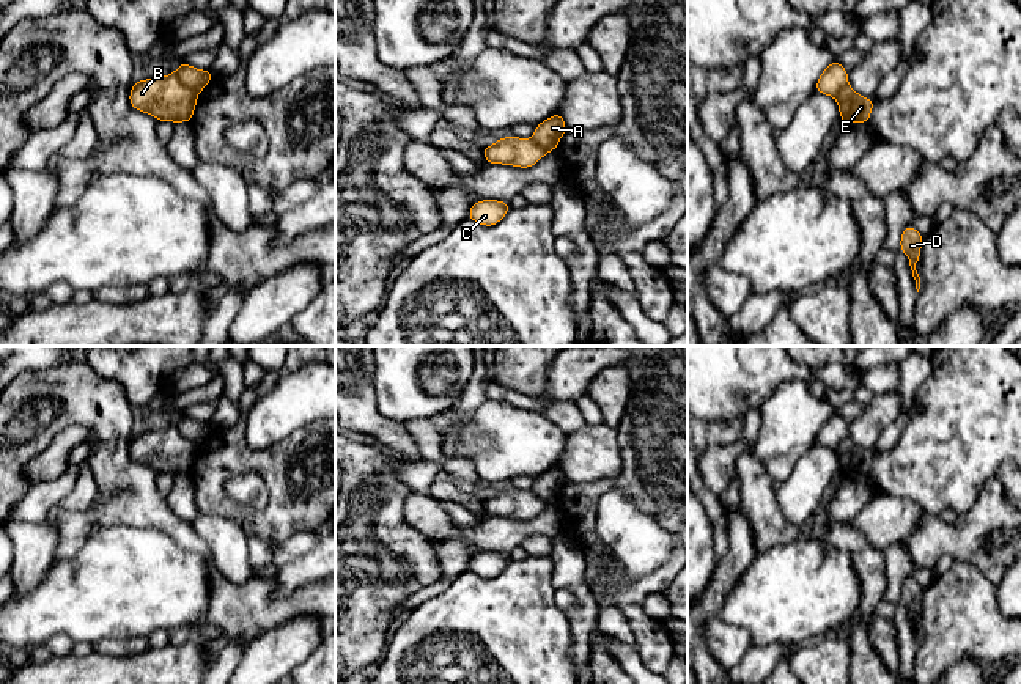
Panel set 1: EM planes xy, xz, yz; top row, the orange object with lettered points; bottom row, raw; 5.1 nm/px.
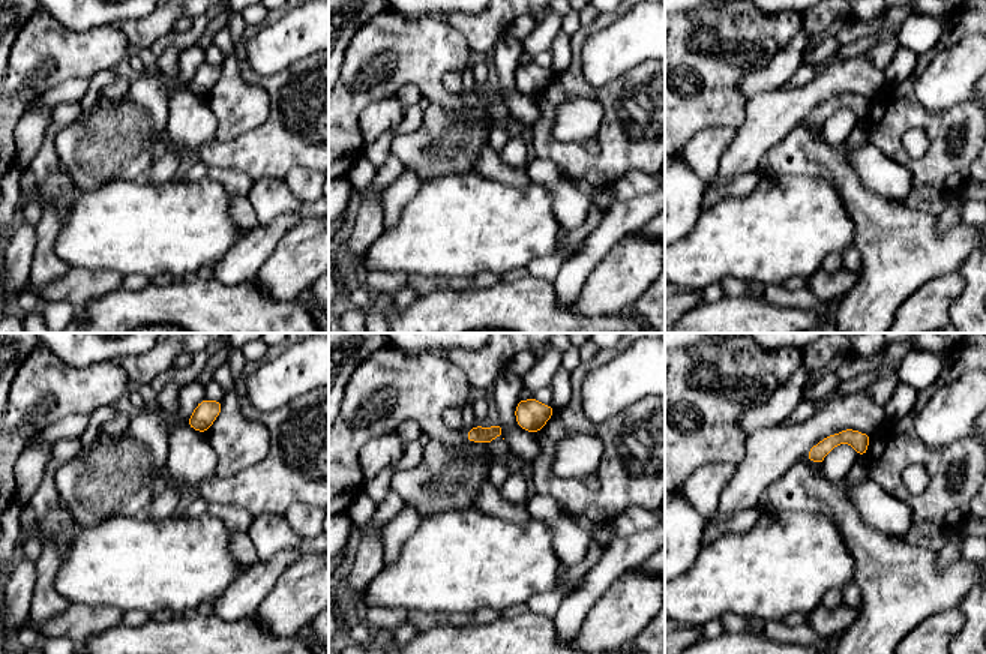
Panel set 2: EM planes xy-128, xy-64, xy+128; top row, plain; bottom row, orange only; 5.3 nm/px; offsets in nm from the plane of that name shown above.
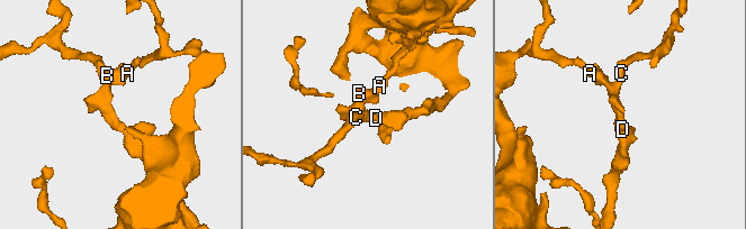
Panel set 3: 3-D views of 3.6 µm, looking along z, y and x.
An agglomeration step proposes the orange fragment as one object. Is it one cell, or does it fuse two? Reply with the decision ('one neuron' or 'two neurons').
two neurons

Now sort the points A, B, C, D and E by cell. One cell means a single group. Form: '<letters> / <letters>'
A / B C D E

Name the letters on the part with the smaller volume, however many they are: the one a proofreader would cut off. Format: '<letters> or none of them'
B, C, D, E

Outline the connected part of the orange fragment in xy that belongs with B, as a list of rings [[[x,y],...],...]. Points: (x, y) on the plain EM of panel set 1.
[[[176,425],[135,434],[129,445],[132,461],[149,465],[157,473],[190,475],[197,453],[195,443]]]

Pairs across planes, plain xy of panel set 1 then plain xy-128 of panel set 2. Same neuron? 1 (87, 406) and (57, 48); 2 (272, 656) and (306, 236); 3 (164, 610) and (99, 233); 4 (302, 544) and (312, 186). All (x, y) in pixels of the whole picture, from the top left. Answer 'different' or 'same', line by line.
1: same
2: same
3: same
4: same

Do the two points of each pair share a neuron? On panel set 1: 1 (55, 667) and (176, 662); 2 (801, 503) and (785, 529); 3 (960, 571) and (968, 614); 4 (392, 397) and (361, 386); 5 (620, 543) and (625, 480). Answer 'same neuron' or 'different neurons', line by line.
1: same neuron
2: different neurons
3: same neuron
4: different neurons
5: different neurons

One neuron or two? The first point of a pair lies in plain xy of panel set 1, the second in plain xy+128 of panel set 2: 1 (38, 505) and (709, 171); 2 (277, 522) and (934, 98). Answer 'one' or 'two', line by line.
1: one
2: two

